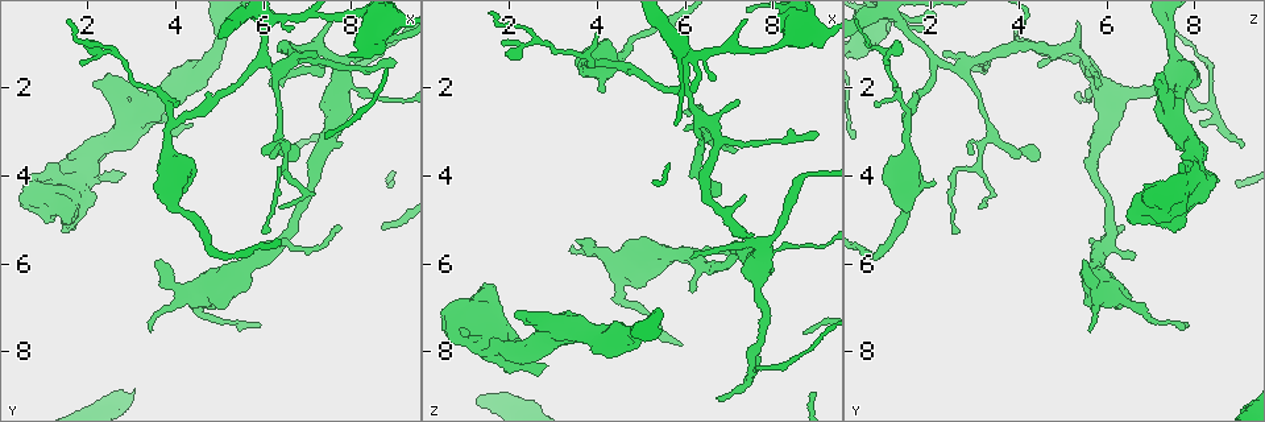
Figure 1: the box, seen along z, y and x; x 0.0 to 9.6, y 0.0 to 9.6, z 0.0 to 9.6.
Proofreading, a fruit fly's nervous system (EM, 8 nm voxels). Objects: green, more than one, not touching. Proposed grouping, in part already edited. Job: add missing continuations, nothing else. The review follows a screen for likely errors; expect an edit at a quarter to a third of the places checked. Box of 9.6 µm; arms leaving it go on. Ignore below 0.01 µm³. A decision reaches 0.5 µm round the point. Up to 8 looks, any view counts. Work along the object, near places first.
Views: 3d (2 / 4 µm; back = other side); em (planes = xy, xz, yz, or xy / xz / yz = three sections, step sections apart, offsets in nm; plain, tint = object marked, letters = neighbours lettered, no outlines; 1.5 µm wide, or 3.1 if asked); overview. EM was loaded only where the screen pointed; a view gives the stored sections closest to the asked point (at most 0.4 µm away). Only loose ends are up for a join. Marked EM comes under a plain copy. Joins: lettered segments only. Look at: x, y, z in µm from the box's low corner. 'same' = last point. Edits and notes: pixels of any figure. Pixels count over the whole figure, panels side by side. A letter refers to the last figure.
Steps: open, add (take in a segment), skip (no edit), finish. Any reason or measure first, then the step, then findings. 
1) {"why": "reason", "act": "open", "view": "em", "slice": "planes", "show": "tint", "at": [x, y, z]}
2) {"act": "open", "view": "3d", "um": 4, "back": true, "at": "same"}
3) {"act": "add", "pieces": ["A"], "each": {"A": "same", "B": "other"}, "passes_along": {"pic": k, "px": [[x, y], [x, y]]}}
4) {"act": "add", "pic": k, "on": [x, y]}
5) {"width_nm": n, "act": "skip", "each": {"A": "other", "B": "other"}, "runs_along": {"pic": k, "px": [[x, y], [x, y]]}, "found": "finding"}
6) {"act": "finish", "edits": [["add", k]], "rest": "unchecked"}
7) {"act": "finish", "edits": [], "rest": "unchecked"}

{"act": "open", "view": "em", "slice": "xz", "step": 8, "show": "tint", "at": [6.75, 3.30, 9.05]}

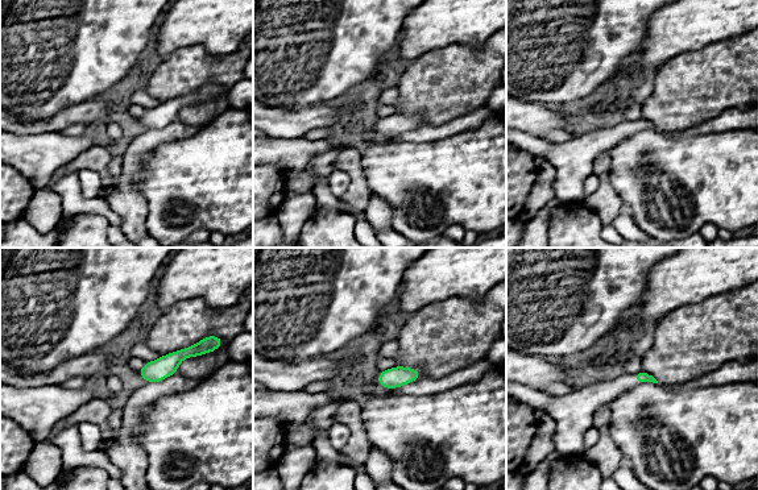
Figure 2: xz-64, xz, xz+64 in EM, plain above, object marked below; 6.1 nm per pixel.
{"why": "another direction", "act": "open", "view": "em", "slice": "planes", "show": "letters", "at": "same"}

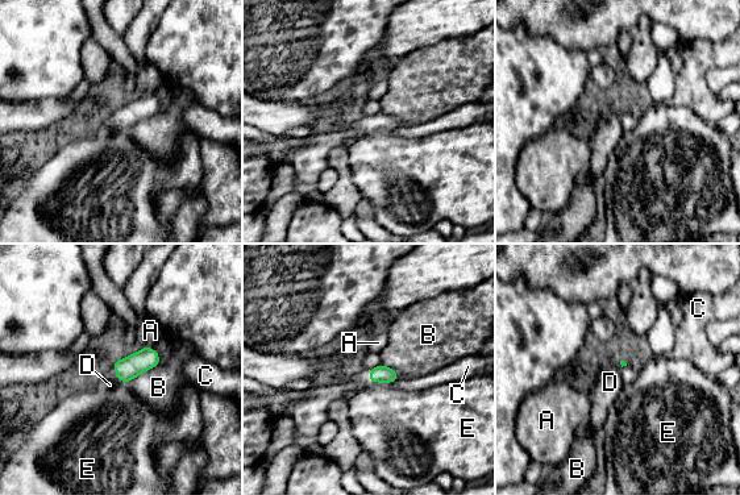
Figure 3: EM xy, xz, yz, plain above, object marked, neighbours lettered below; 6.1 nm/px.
{"act": "skip", "each": {"A": "other", "B": "other", "C": "other", "D": "other", "E": "other"}, "border": {"pic": 3, "px": [[379, 364], [369, 371]]}, "found": "none of them fits"}

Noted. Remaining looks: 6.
{"why": "an open end", "act": "open", "view": "3d", "um": 4, "at": [2.10, 1.90, 7.10]}

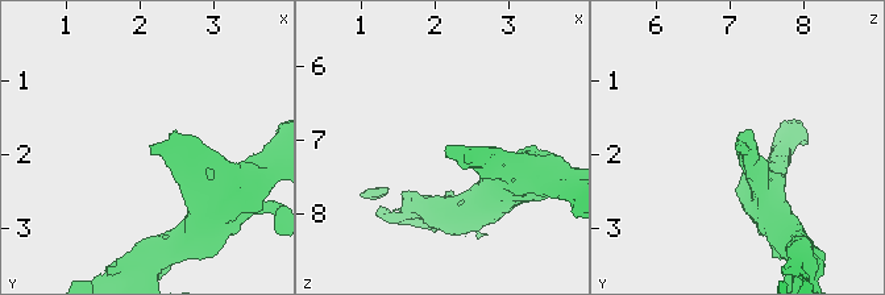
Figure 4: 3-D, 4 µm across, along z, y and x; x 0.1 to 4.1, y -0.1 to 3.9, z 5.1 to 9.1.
{"act": "open", "view": "em", "slice": "yz", "step": 4, "show": "tint", "at": [2.15, 1.95, 7.15]}

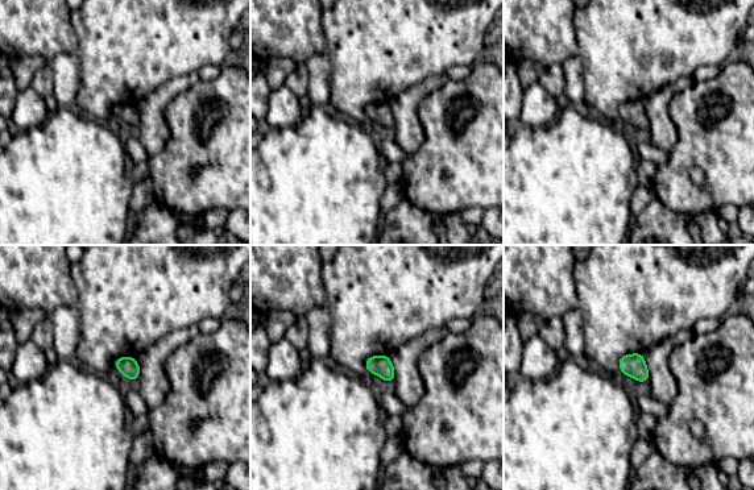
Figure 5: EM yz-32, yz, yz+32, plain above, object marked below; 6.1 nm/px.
{"why": "another direction", "act": "open", "view": "em", "slice": "planes", "show": "letters", "at": "same"}

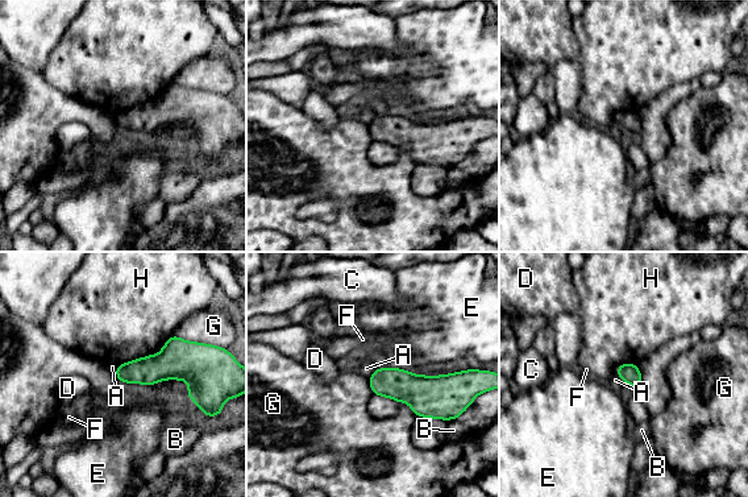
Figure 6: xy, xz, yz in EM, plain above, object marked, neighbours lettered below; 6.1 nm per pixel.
{"act": "skip", "each": {"A": "other", "B": "other", "C": "other", "D": "other", "E": "other", "F": "other", "G": "other", "H": "other"}, "border": {"pic": 6, "px": [[174, 334], [182, 339], [204, 344]]}, "found": "none of them fits"}

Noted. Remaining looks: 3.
{"why": "tapers out", "act": "open", "view": "em", "slice": "planes", "show": "letters", "at": [6.60, 0.70, 1.75]}

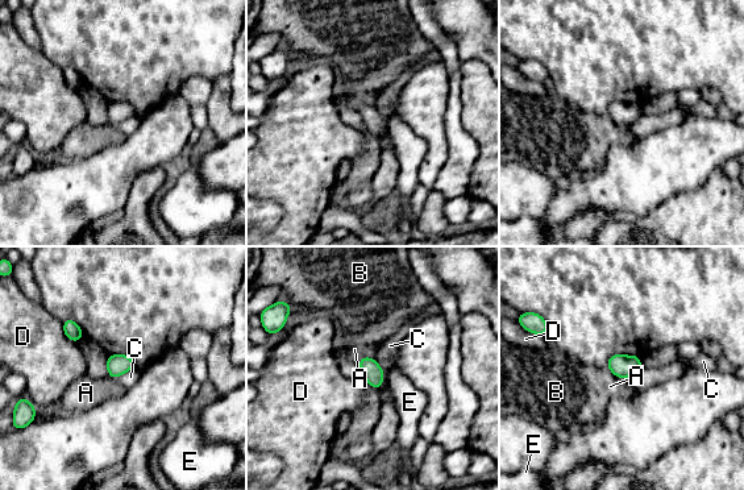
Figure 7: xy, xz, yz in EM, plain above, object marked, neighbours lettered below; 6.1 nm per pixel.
{"width_nm": 120, "act": "skip", "each": {"A": "other", "B": "other", "C": "other", "D": "other", "E": "other"}, "border": {"pic": 7, "px": [[374, 357], [383, 372], [379, 390]]}, "found": "none of them fits"}

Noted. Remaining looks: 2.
{"act": "finish", "edits": [], "rest": "unchecked"}

